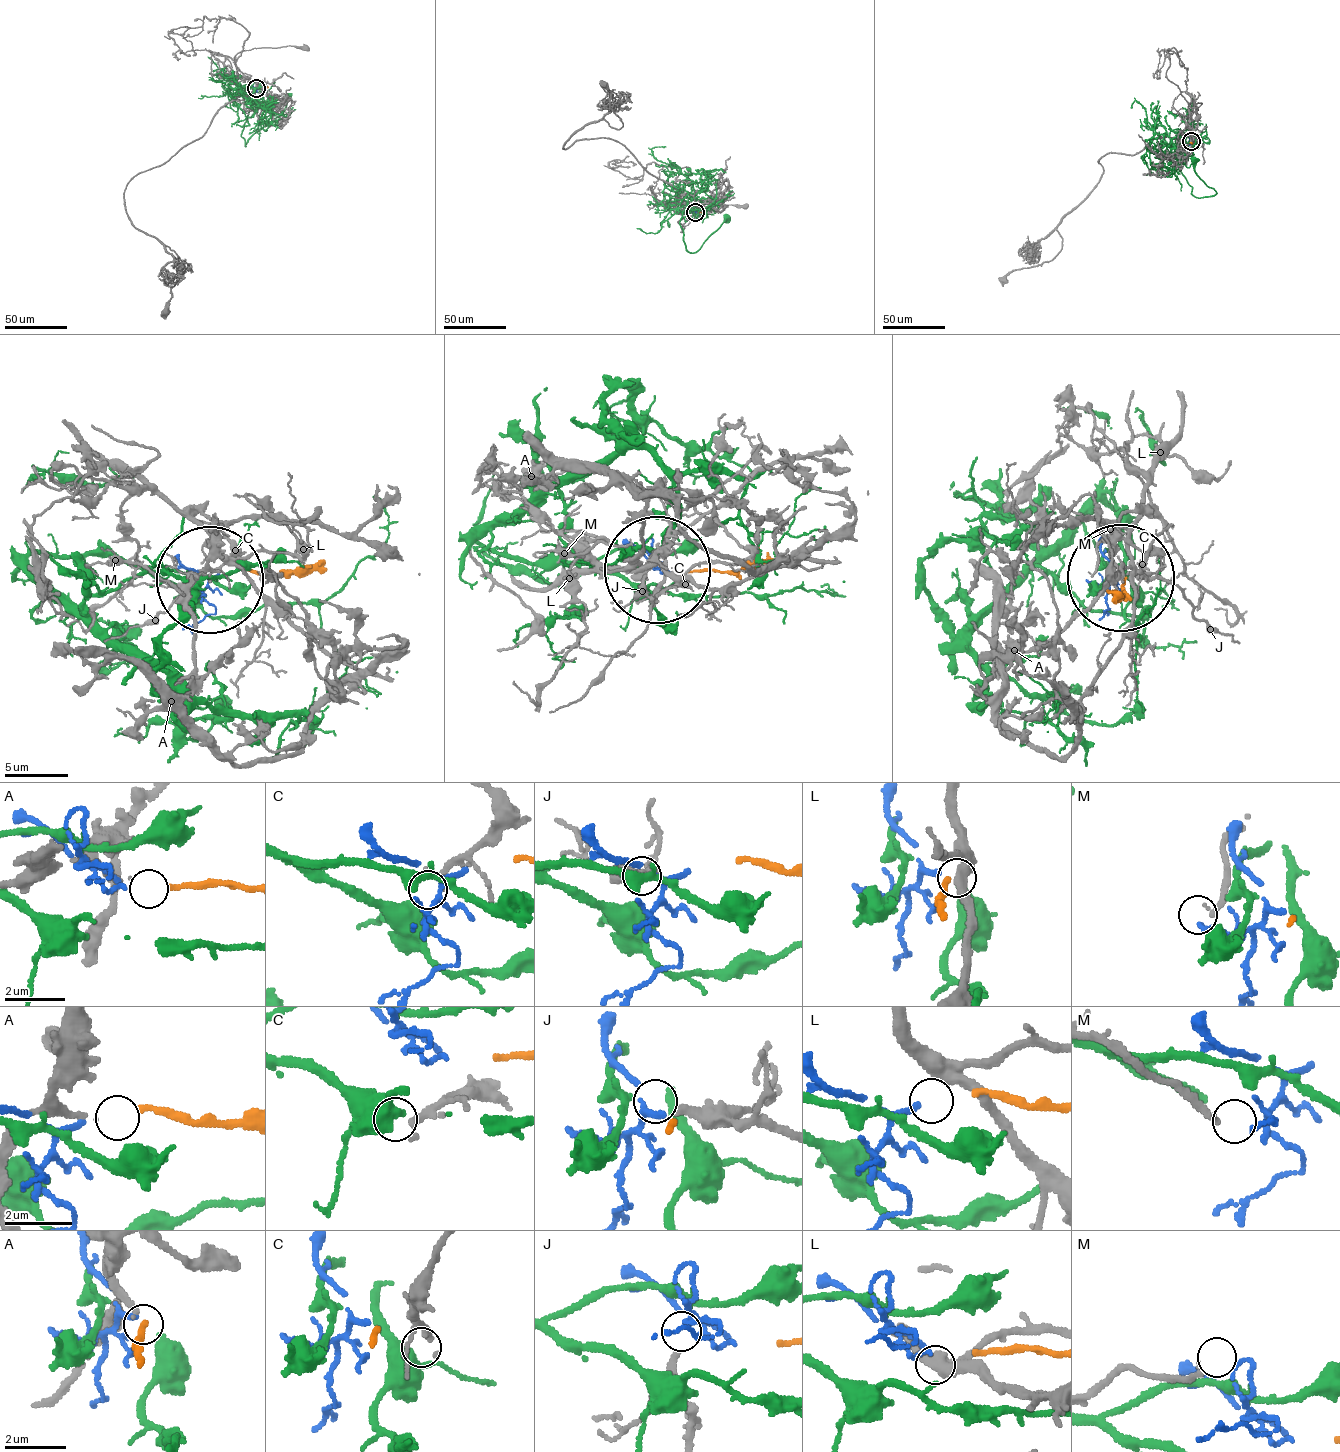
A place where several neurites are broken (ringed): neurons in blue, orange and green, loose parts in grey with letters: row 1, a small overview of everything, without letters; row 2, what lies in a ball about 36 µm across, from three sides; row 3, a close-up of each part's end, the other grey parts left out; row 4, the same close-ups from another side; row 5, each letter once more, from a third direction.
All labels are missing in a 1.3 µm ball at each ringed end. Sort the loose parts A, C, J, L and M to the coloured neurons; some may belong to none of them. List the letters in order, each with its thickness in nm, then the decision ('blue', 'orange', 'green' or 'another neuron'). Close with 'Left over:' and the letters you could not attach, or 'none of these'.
A: 140 nm | orange
C: 240 nm | green
J: 240 nm | another neuron
L: 360 nm | blue
M: 160 nm | another neuron
Left over: J, M

